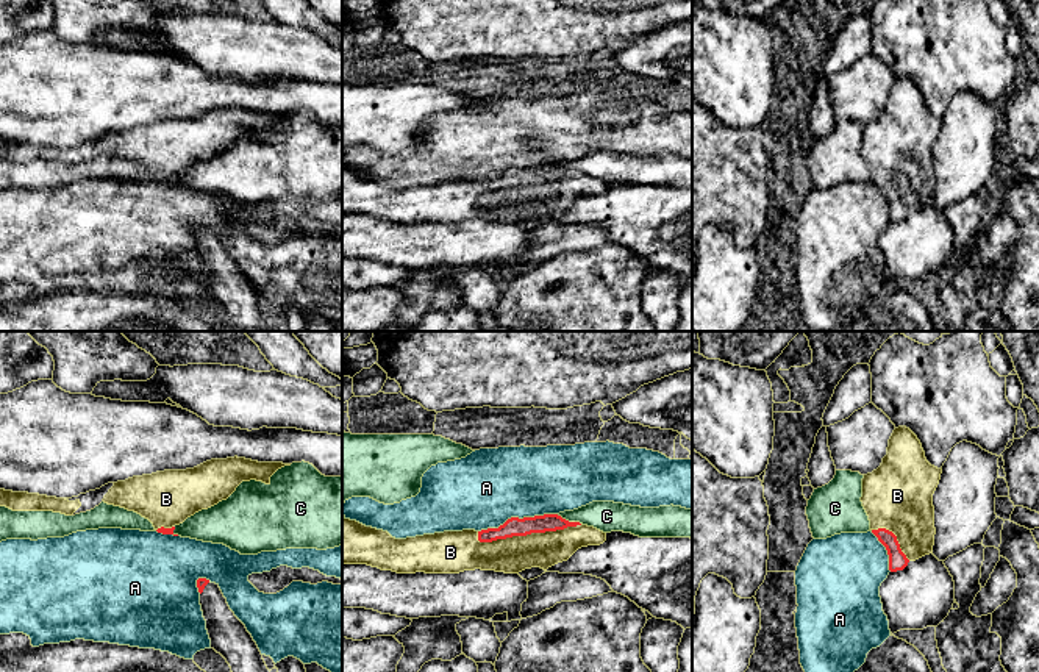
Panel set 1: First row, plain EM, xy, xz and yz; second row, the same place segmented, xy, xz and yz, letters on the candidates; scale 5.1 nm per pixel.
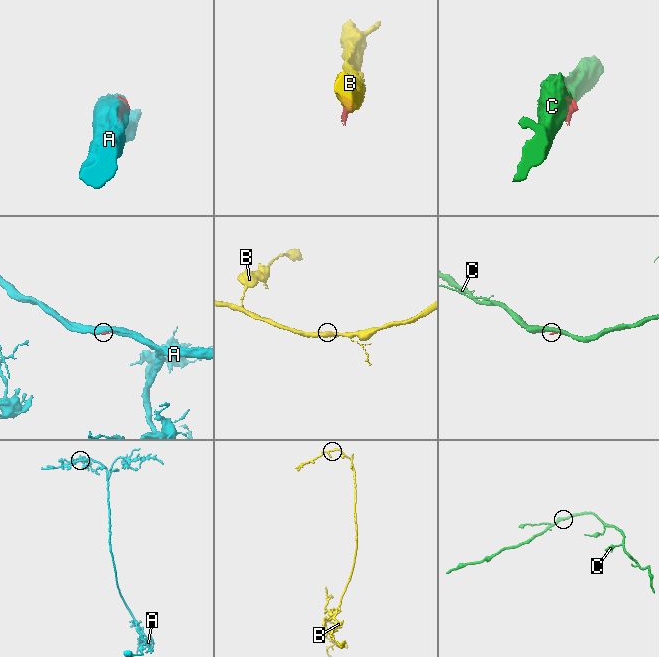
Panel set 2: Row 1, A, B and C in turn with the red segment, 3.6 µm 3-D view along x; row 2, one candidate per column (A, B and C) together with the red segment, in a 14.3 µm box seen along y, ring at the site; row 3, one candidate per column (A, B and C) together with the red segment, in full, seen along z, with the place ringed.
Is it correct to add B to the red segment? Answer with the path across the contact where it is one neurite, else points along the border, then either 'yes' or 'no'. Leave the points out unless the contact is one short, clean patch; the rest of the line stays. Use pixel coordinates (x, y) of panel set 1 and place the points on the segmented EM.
yes

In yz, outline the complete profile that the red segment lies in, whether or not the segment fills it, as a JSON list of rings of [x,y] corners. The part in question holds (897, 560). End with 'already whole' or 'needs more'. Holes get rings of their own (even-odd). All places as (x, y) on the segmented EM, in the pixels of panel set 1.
[[[906,427],[894,430],[881,466],[862,478],[862,506],[870,530],[886,547],[889,570],[933,553],[933,494],[942,469],[931,466],[917,436]]] | needs more

